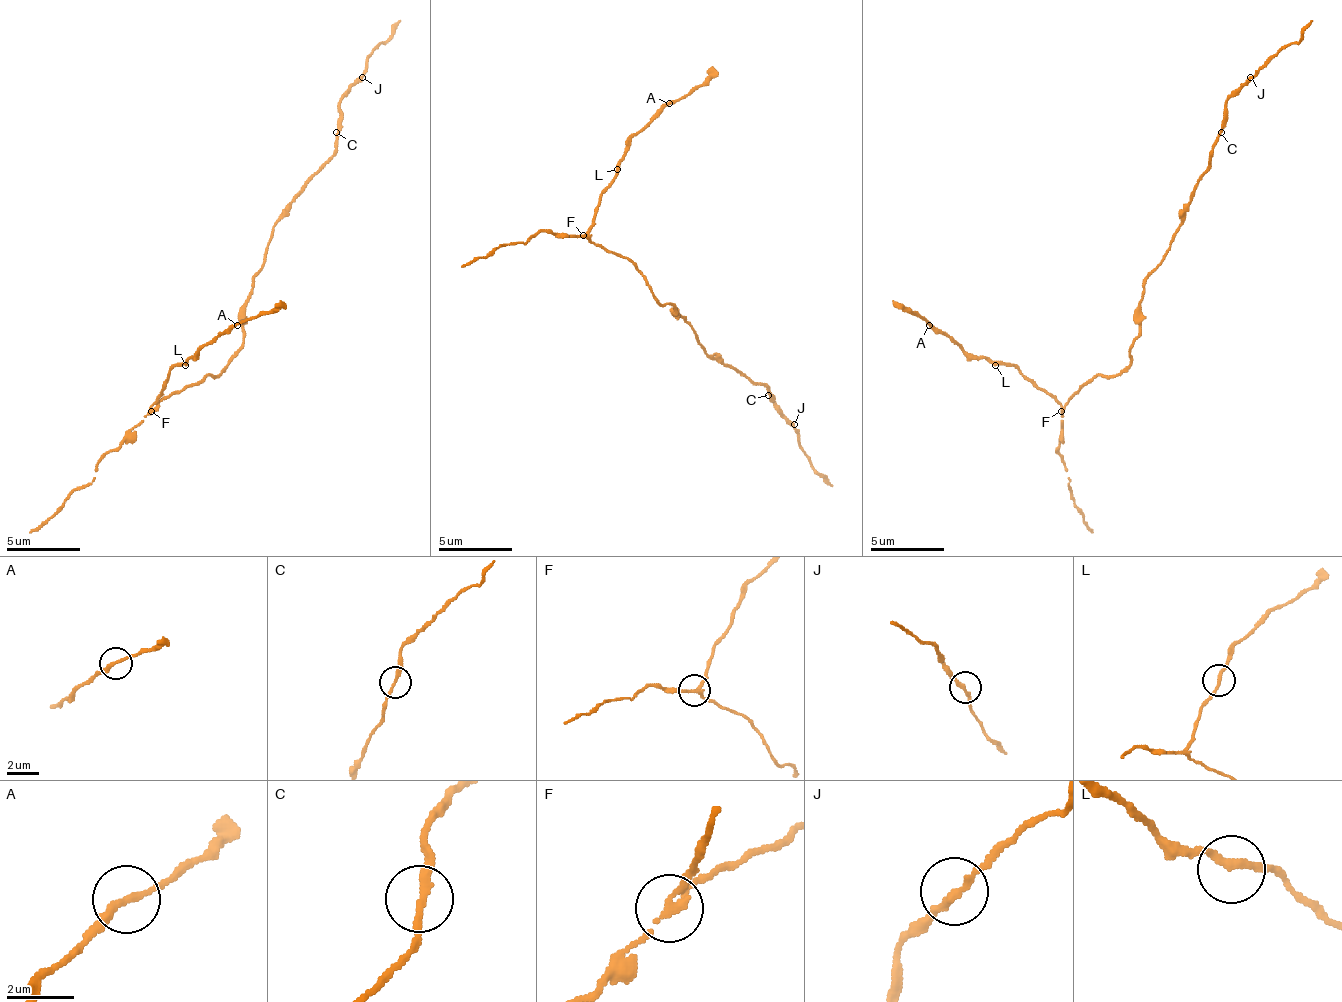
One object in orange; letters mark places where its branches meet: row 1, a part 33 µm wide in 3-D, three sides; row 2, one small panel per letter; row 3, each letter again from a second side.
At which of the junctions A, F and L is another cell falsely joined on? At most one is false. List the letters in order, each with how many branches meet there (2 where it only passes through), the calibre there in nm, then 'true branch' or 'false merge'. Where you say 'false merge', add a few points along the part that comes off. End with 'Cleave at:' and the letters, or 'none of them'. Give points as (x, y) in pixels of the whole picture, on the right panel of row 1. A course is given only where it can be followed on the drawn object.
A: 2 | 240 nm | true branch
F: 3 | 180 nm | false merge | (1062, 410), (1128, 358), (1143, 280), (1213, 155), (1224, 103), (1313, 21)
L: 2 | 200 nm | true branch
Cleave at: F

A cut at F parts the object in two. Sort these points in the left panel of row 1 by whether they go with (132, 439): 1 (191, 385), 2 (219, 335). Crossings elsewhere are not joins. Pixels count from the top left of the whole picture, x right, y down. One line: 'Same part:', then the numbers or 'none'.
Same part: 2

